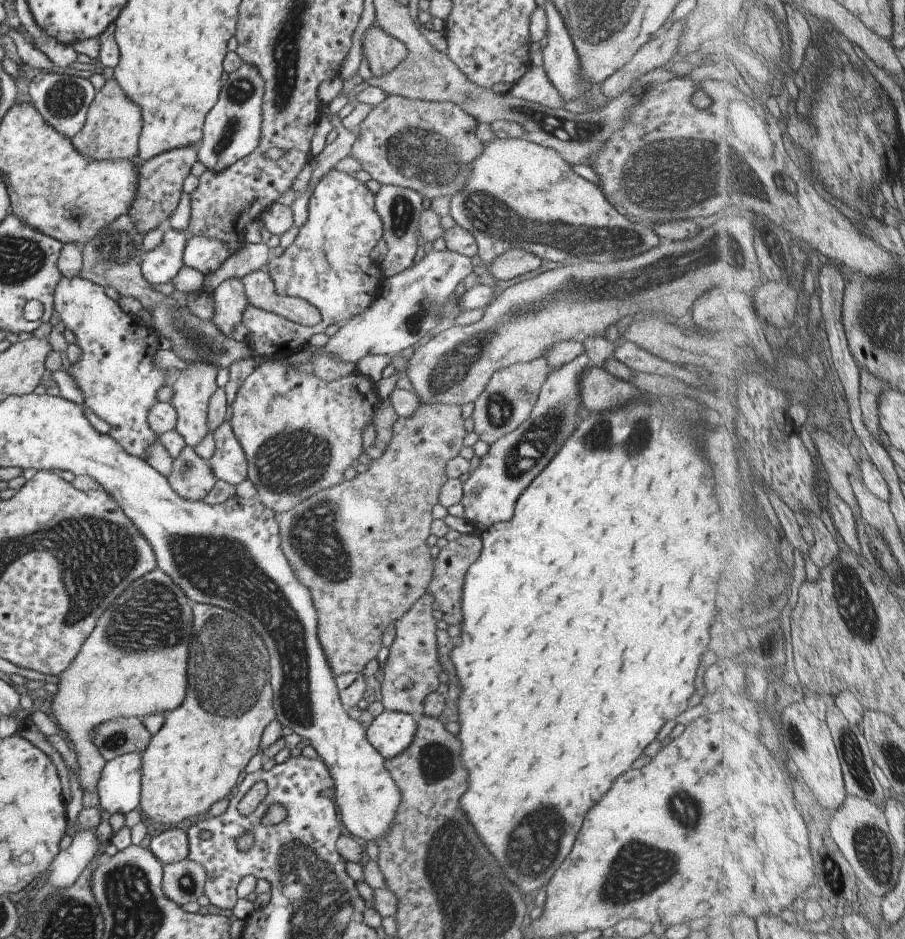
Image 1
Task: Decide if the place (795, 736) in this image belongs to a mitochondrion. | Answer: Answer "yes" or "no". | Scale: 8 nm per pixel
yes

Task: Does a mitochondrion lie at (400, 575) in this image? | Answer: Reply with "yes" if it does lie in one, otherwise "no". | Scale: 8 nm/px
no

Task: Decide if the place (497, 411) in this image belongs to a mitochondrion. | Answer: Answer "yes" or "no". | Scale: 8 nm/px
yes

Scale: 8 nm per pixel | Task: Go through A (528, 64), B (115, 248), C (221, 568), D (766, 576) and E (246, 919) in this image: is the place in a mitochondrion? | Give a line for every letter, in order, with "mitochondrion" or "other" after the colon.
A: other
B: mitochondrion
C: mitochondrion
D: other
E: other

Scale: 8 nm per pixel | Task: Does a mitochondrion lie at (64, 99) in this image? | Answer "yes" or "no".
yes

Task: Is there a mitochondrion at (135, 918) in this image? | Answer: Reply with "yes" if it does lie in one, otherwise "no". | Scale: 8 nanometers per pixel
yes

